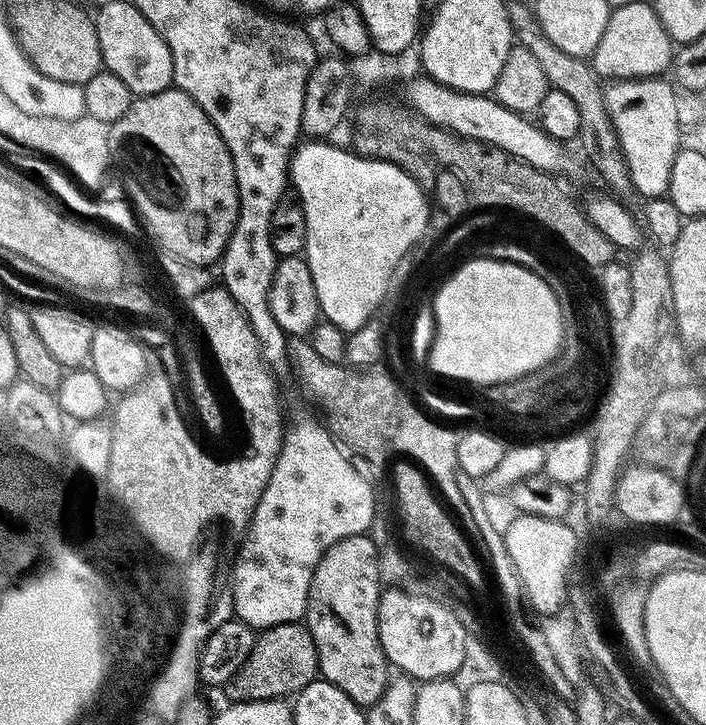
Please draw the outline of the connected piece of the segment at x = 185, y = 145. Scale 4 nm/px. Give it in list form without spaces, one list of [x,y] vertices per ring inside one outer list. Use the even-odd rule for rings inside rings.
[[[173,86],[158,94],[133,99],[132,105],[122,118],[109,125],[108,140],[120,140],[124,132],[141,132],[143,136],[148,136],[148,140],[160,144],[160,148],[164,148],[168,156],[172,156],[172,164],[176,164],[176,168],[180,168],[180,176],[184,176],[188,201],[196,204],[196,212],[200,212],[200,216],[204,216],[204,224],[208,224],[208,228],[204,228],[204,236],[208,236],[208,248],[204,248],[204,260],[209,260],[212,265],[215,265],[223,257],[228,240],[240,217],[240,191],[236,185],[236,171],[234,162],[230,158],[230,150],[226,142],[222,142],[214,122],[210,122],[202,106],[198,106],[198,102],[190,98],[190,94]]]

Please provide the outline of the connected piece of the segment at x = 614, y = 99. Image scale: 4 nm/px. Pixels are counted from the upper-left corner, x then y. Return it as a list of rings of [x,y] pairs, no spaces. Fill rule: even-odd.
[[[664,78],[614,80],[603,89],[605,110],[617,134],[633,189],[644,198],[663,197],[668,190],[674,158],[681,151],[676,93]]]

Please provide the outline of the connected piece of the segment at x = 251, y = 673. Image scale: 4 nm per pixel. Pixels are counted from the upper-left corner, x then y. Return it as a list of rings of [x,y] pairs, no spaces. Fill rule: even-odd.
[[[303,623],[279,624],[266,628],[257,635],[250,658],[246,658],[234,679],[228,681],[227,699],[232,702],[283,701],[285,698],[295,697],[311,680],[317,679],[319,670],[318,650],[314,646],[314,638]]]

